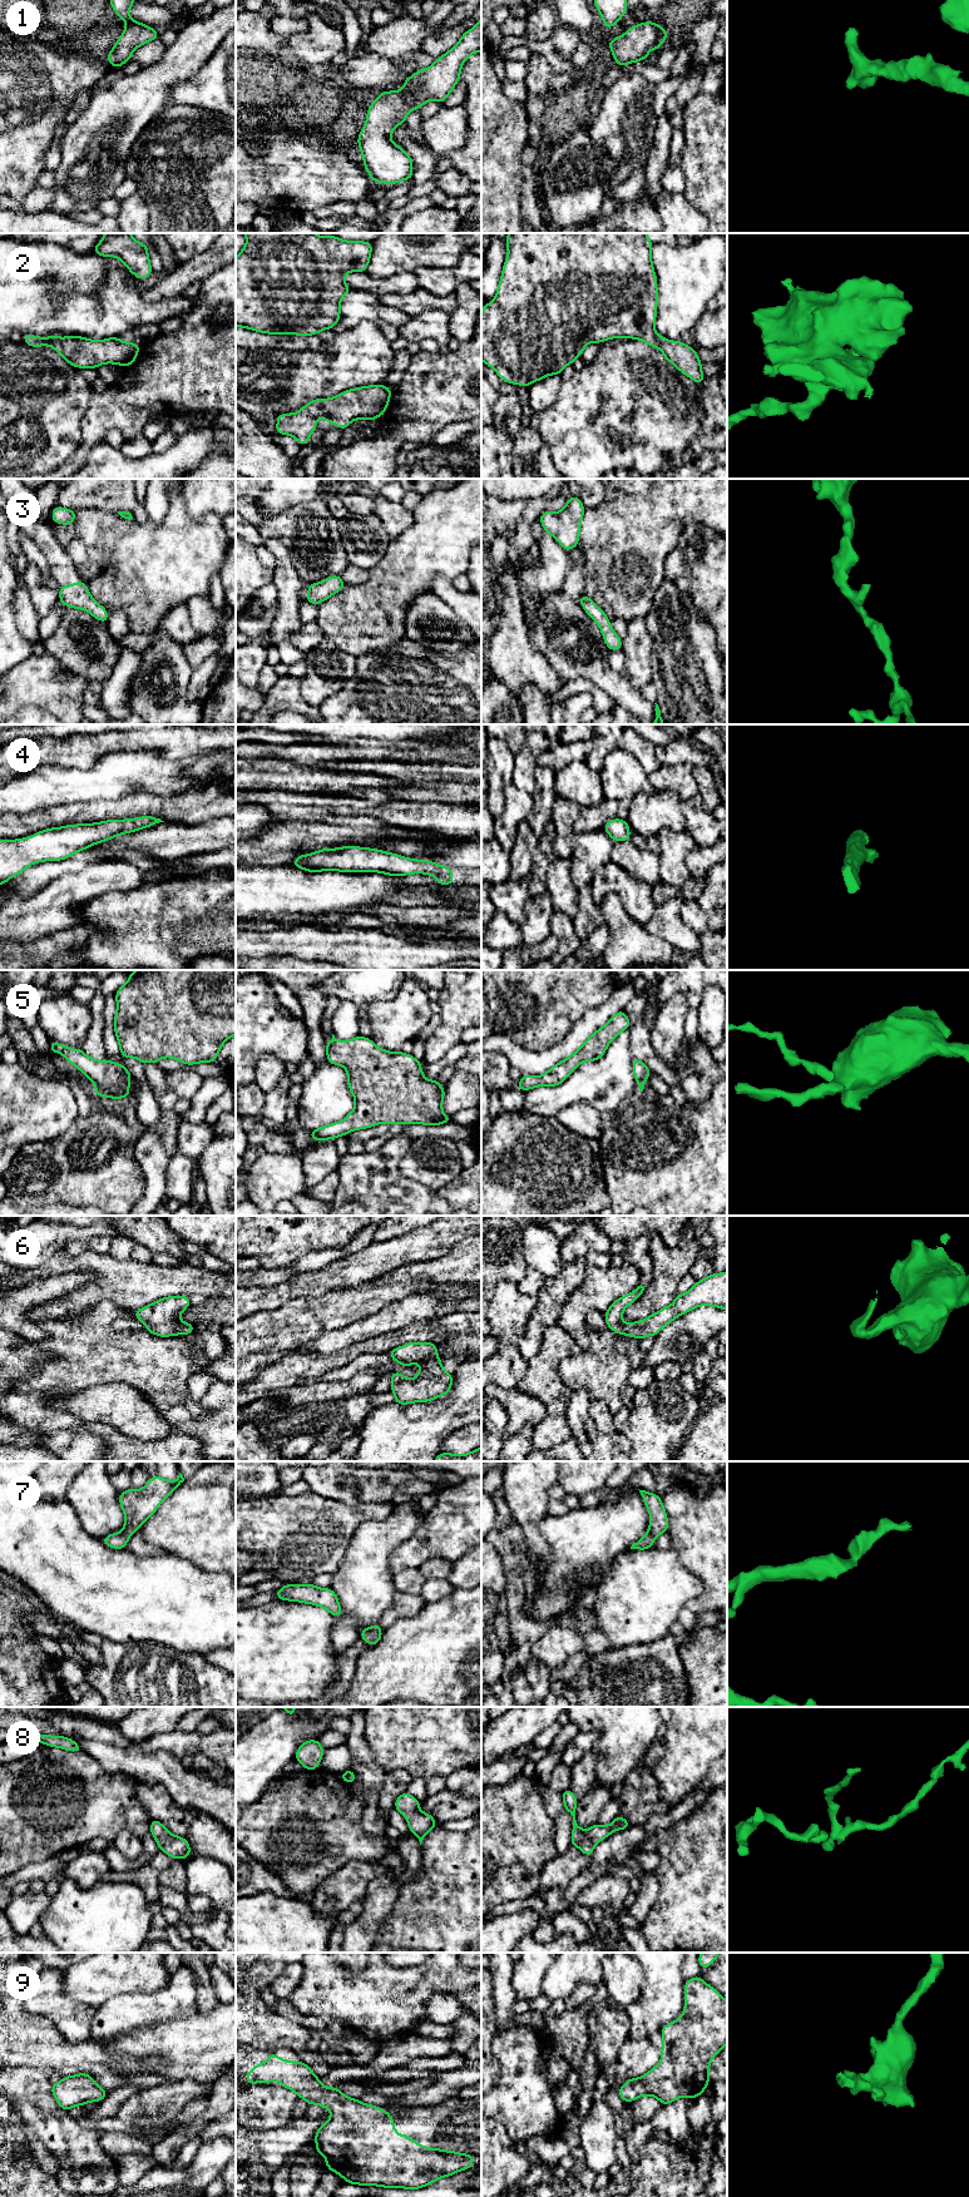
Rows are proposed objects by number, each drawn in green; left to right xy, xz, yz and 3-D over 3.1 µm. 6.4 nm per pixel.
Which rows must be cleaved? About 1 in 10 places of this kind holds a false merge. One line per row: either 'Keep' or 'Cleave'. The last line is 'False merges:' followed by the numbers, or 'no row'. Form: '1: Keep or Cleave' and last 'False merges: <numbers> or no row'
1: Keep
2: Keep
3: Keep
4: Keep
5: Keep
6: Keep
7: Keep
8: Keep
9: Keep
False merges: no row

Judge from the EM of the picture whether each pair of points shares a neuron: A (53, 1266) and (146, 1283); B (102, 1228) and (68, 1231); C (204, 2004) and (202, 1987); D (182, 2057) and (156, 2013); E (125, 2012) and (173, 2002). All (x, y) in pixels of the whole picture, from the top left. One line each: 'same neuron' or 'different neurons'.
A: same neuron
B: same neuron
C: same neuron
D: different neurons
E: same neuron

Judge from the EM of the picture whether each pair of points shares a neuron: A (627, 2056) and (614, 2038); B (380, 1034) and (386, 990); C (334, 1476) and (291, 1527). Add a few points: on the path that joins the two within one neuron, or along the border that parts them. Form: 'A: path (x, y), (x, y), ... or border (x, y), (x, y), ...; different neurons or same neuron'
A: border (628, 2035), (619, 2049), (617, 2059); different neurons
B: border (403, 983), (392, 998), (372, 1000), (367, 1005); different neurons
C: border (311, 1490), (320, 1495), (342, 1500), (346, 1504); different neurons

